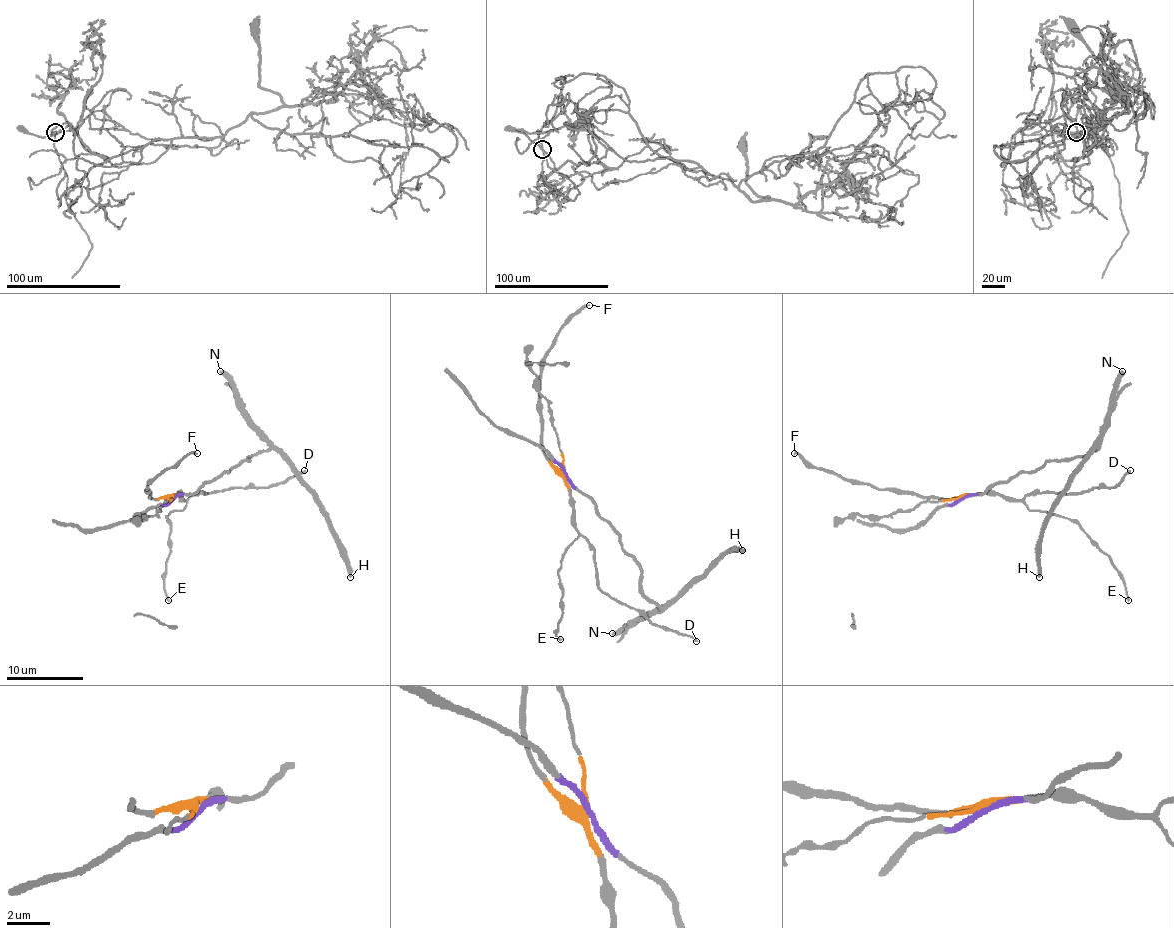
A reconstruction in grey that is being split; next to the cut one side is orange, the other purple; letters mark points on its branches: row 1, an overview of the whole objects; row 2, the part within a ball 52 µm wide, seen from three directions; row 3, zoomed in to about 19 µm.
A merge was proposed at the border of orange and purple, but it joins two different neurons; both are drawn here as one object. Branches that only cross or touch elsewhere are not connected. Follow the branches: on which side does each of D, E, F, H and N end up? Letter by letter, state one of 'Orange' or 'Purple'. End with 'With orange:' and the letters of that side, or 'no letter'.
D: Orange
E: Orange
F: Orange
H: Purple
N: Purple
With orange: D, E, F

